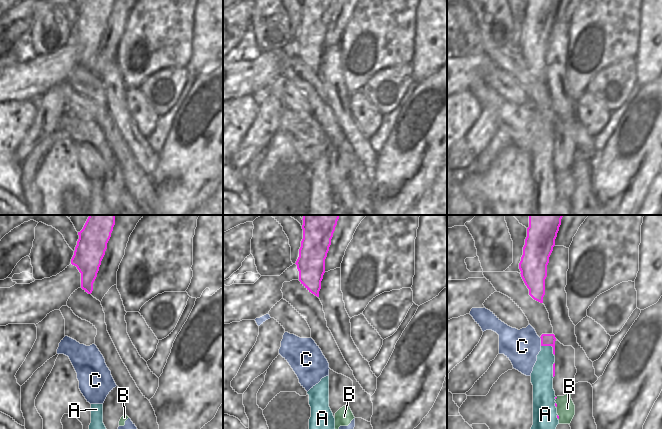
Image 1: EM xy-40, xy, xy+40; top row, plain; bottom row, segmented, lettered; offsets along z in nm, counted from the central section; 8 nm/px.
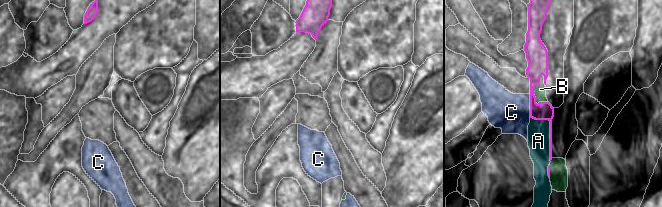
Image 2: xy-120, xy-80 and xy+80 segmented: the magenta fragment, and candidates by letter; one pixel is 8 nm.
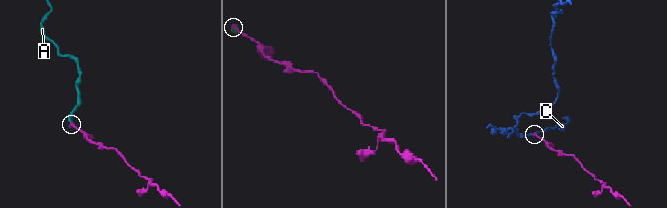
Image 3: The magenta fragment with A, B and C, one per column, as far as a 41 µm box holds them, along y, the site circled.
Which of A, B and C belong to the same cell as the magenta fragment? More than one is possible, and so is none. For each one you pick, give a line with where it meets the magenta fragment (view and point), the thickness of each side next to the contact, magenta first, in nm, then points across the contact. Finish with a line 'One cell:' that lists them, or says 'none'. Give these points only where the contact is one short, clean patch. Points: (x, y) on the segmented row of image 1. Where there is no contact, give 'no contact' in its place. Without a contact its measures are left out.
A: contact xy+40 (550, 345); calibres 100 and 180 nm
One cell: A

